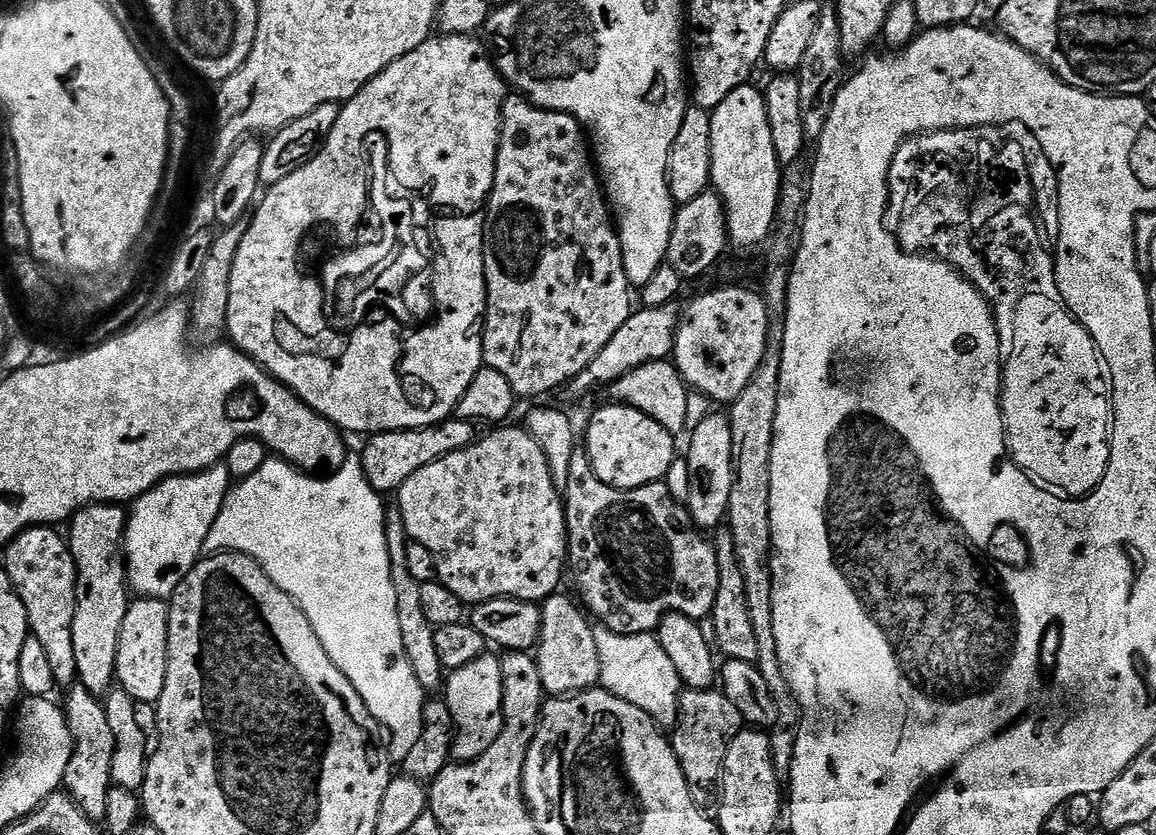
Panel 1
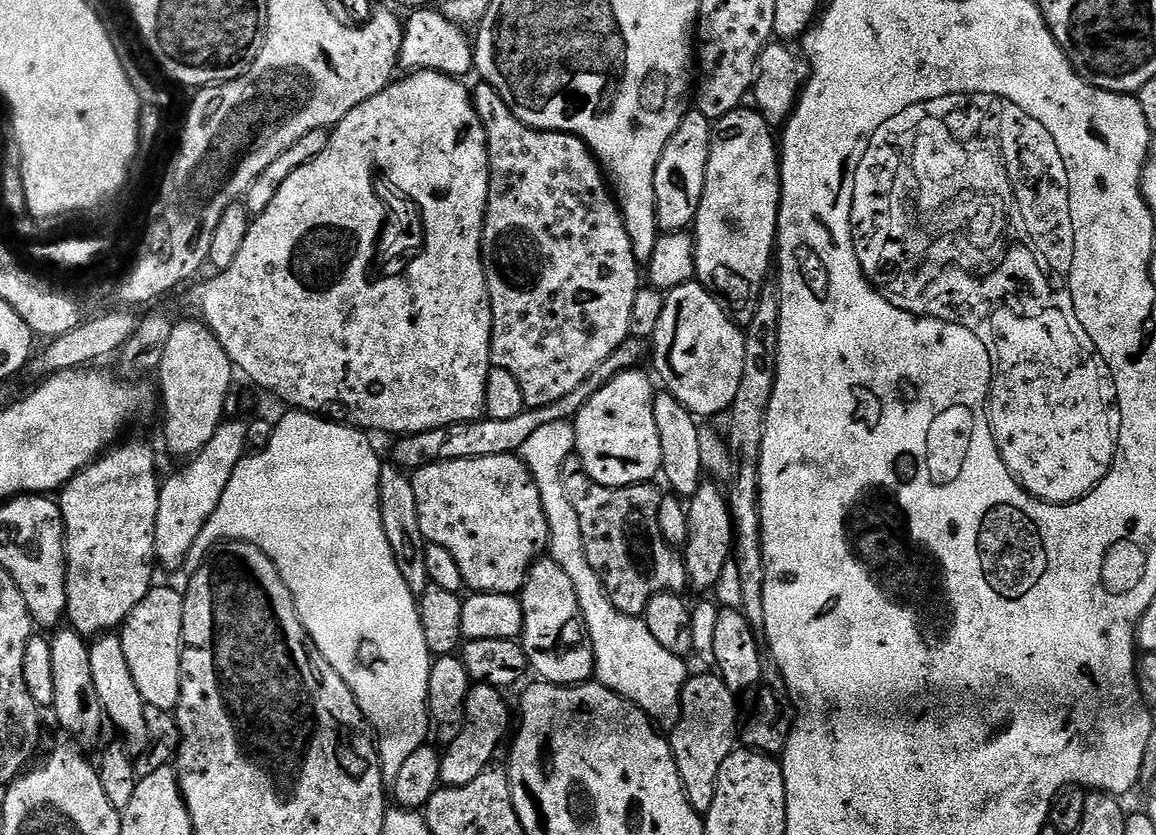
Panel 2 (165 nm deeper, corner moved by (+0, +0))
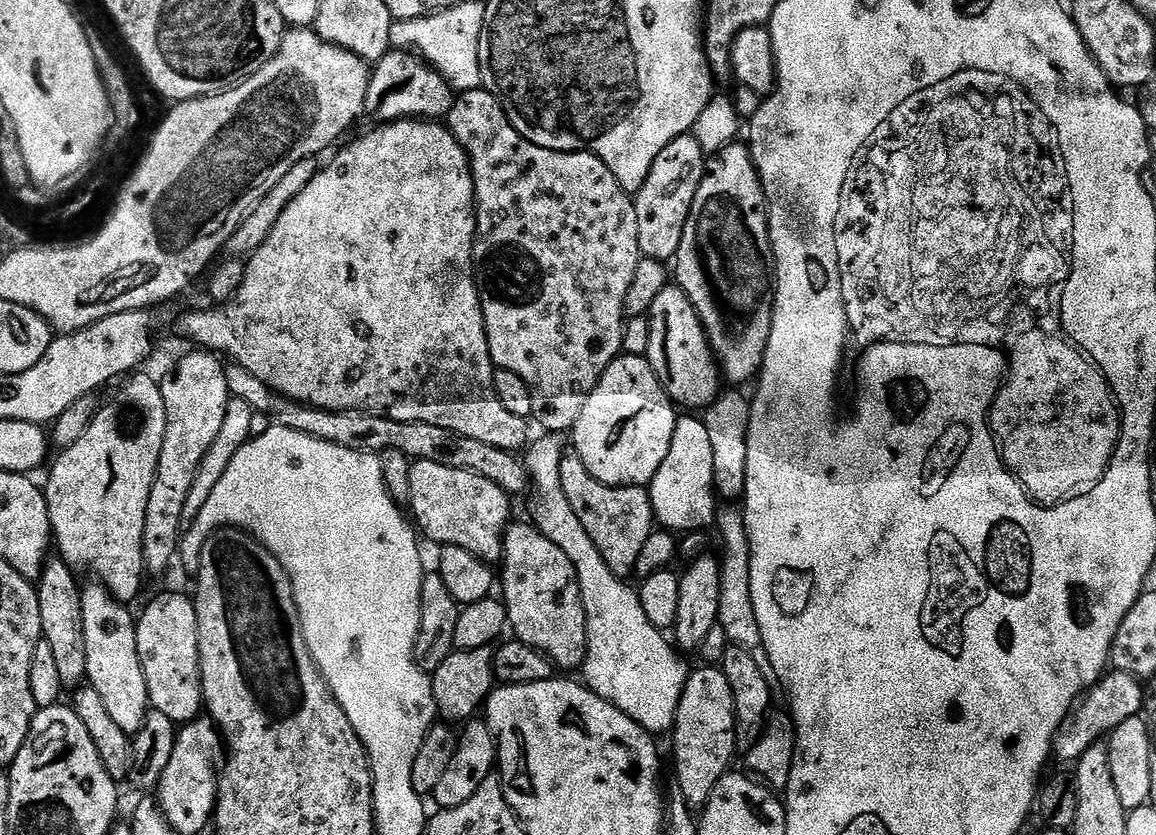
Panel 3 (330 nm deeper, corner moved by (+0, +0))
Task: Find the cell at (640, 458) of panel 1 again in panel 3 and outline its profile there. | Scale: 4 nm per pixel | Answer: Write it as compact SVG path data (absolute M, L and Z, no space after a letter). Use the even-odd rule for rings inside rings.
M621 354L586 398L586 406L572 427L570 444L598 482L612 488L643 488L651 485L666 450L670 450L677 419L677 405L661 386L648 359Z

